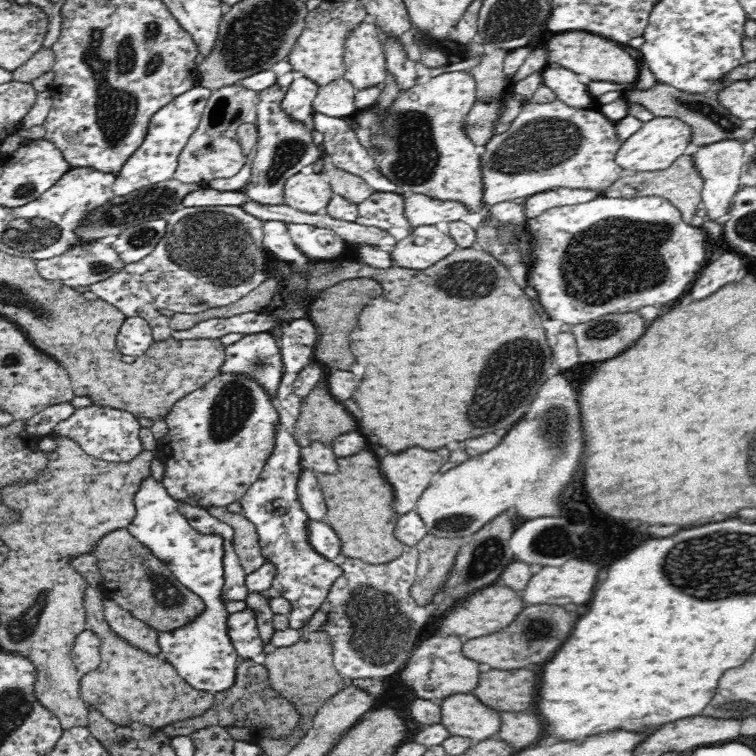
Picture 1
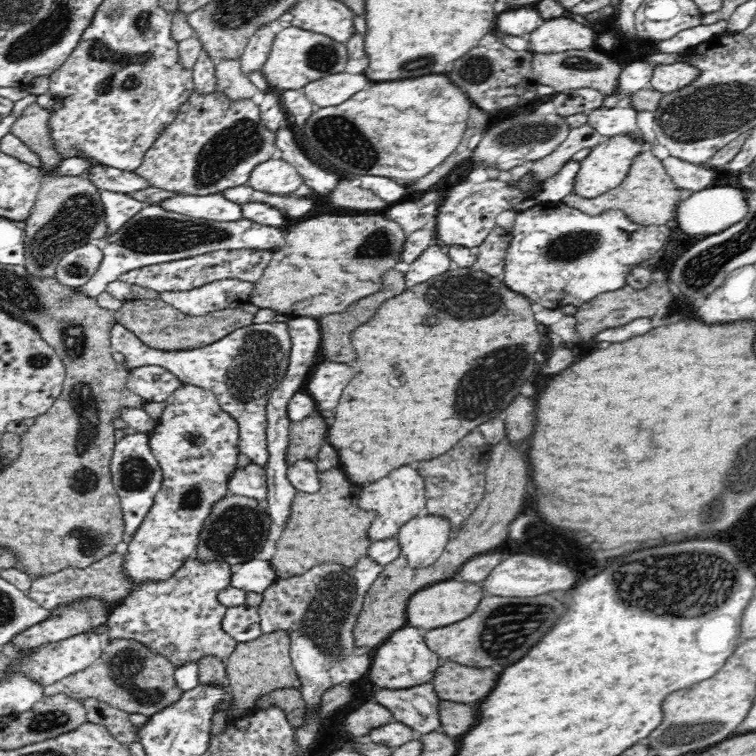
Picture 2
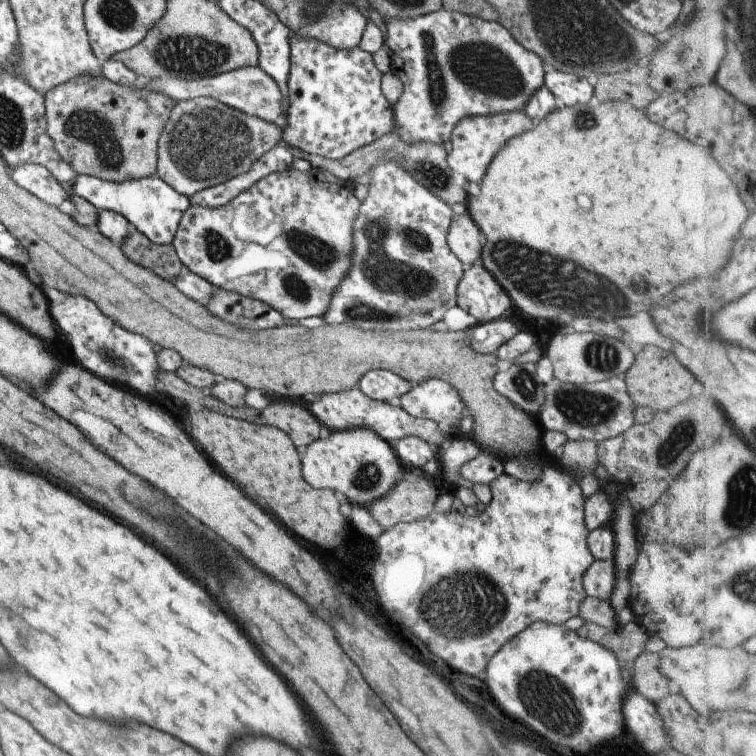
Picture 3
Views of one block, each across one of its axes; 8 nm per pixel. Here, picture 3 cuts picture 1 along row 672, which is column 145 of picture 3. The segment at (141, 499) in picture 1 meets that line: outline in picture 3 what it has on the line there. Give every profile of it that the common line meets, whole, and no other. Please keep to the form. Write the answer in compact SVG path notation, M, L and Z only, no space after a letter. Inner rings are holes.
M76 175L71 192L91 202L97 210L113 210L132 223L153 243L167 245L173 242L179 220L191 205L189 197L176 192L160 177L132 179L121 183L111 183L90 175Z

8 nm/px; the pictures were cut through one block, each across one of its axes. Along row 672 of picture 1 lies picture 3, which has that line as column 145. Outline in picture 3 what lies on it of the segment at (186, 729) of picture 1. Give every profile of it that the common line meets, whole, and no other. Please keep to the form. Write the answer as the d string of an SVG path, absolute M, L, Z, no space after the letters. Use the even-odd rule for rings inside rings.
M129 223L128 234L120 248L131 261L154 271L155 275L164 280L172 282L185 270L173 243L167 245L153 243L132 223Z

